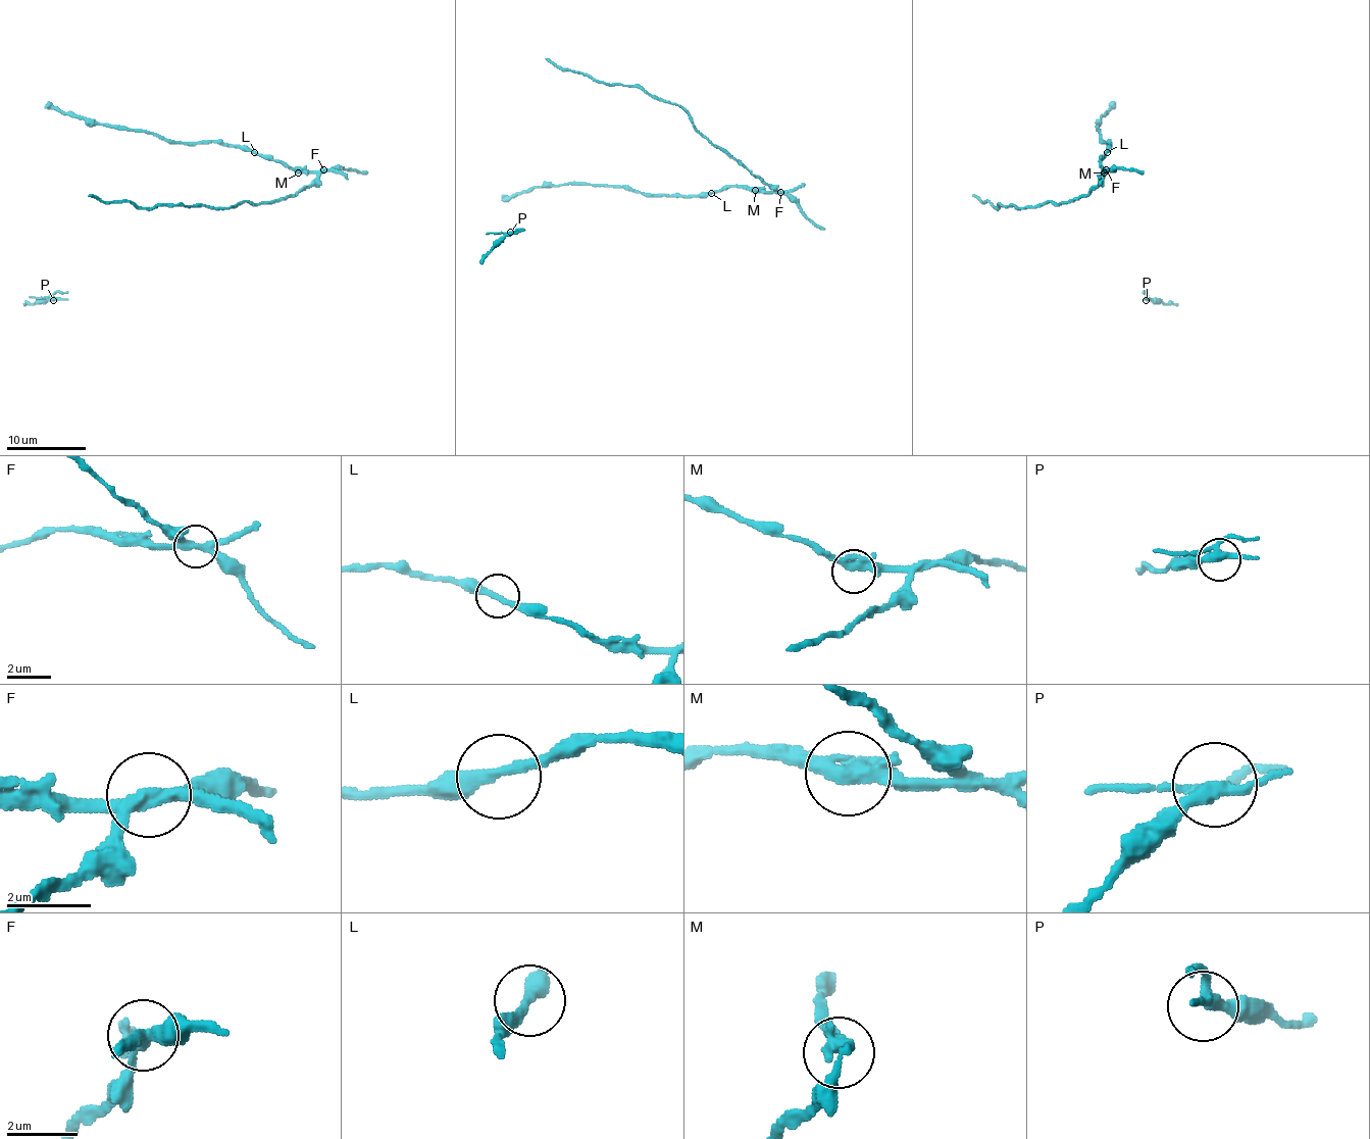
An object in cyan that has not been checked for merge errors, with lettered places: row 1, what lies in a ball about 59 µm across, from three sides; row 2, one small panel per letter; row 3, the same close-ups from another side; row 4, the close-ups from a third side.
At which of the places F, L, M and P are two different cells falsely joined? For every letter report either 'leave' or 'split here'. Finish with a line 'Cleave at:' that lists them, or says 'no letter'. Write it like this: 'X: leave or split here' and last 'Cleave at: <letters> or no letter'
F: split here
L: leave
M: leave
P: leave
Cleave at: F

